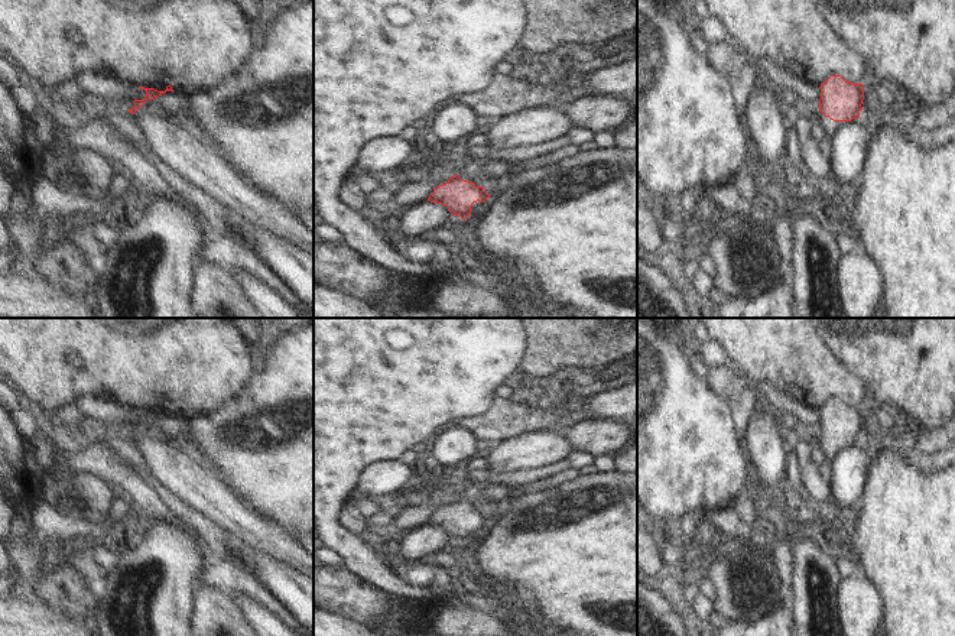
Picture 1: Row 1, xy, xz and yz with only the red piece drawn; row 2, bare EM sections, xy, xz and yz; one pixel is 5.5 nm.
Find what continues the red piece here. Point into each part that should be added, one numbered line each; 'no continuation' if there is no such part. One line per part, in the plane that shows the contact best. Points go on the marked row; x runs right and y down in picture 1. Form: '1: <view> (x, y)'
1: xy (174, 139)

